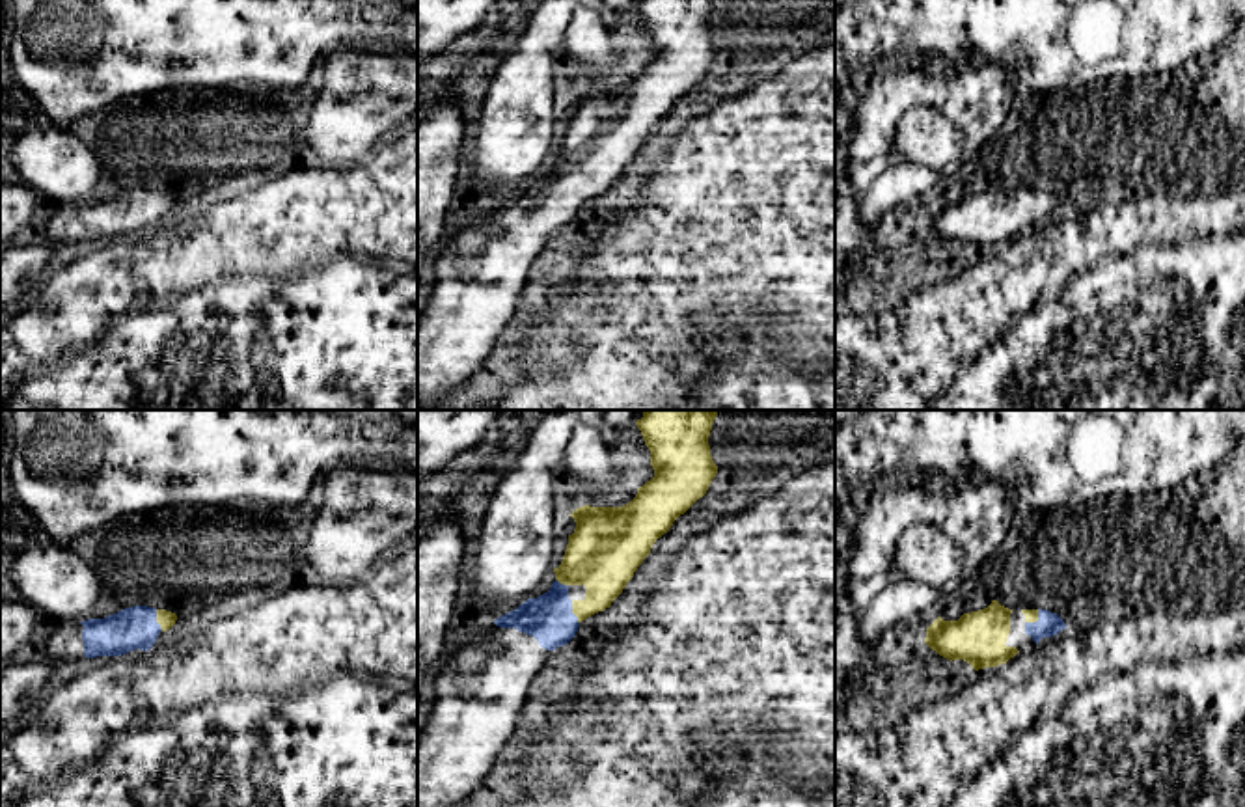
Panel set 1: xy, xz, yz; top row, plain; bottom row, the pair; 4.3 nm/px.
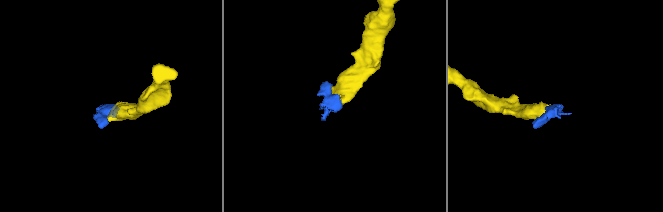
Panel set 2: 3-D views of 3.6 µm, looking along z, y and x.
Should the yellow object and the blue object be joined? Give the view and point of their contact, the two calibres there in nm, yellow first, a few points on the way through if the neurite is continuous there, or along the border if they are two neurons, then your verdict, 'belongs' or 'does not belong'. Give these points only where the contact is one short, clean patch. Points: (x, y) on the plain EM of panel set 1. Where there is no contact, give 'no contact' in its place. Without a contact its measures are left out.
xz (573, 194) | 260/200 nm | across xz (604, 146), (602, 170), (573, 194), (548, 200) | belongs

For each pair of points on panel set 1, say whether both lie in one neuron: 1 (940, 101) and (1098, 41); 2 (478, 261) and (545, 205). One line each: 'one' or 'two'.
1: two
2: one

